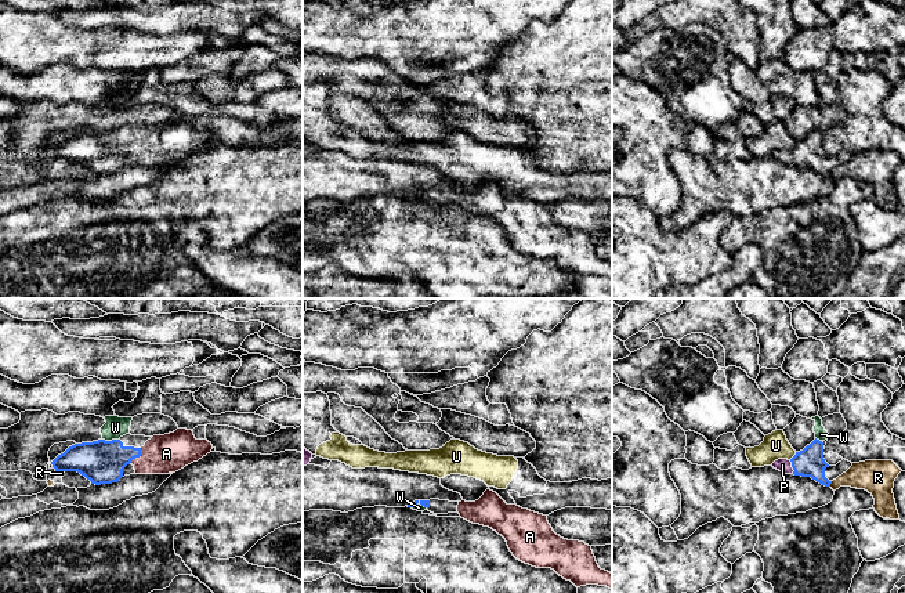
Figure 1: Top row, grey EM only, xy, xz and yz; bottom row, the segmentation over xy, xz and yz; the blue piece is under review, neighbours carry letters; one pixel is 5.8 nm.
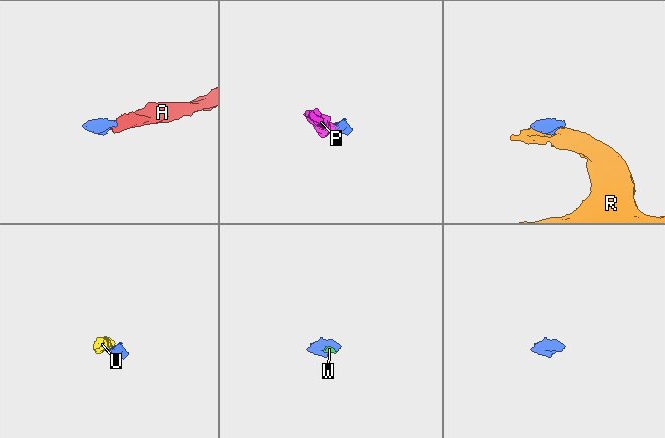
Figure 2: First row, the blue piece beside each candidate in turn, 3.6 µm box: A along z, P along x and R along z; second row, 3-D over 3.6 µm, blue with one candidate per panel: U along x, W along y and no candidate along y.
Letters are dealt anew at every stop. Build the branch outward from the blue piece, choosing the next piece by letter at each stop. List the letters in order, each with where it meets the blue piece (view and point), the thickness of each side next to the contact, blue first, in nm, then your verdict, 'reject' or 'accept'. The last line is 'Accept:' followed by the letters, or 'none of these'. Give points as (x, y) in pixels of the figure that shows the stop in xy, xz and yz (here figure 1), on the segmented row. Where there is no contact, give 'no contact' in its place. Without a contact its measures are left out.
A: meets blue in xy at (138, 456); 260 nm thick on the blue side, 220 nm on the other; accept
P: meets blue in yz at (792, 466); 170 nm thick on the blue side, 80 nm on the other; accept
R: meets blue in yz at (831, 483); 170 nm thick on the blue side, 190 nm on the other; reject
U: meets blue in yz at (793, 456); 170 nm thick on the blue side, 150 nm on the other; reject
W: meets blue in xy at (112, 440); 260 nm thick on the blue side, 130 nm on the other; reject
Accept: A, P

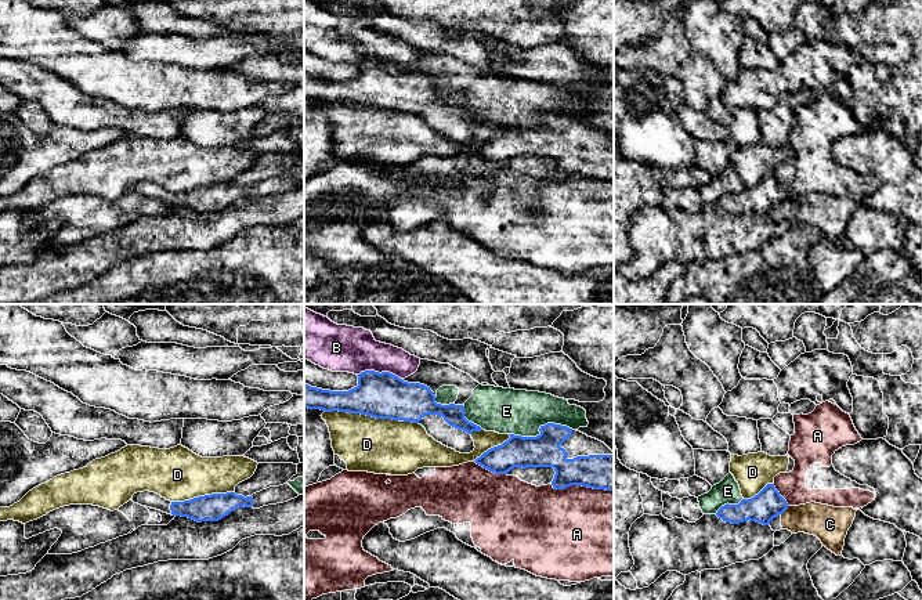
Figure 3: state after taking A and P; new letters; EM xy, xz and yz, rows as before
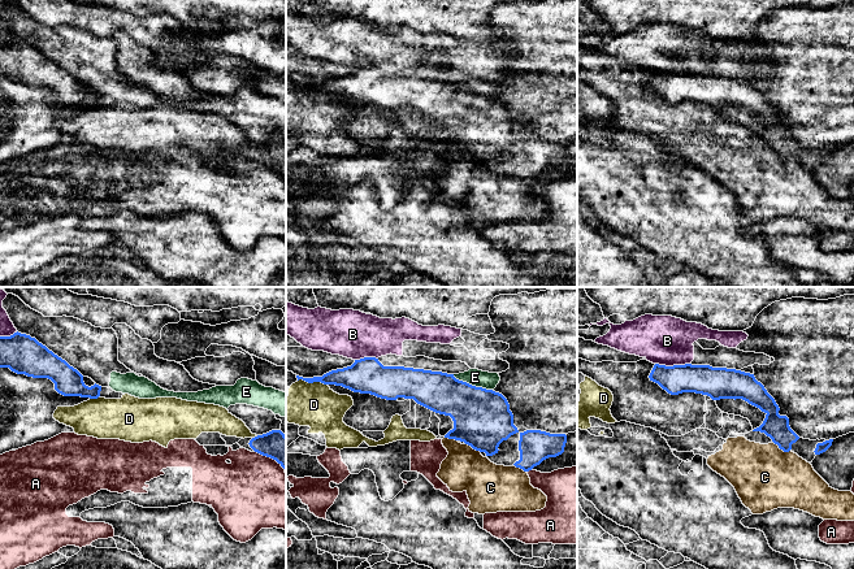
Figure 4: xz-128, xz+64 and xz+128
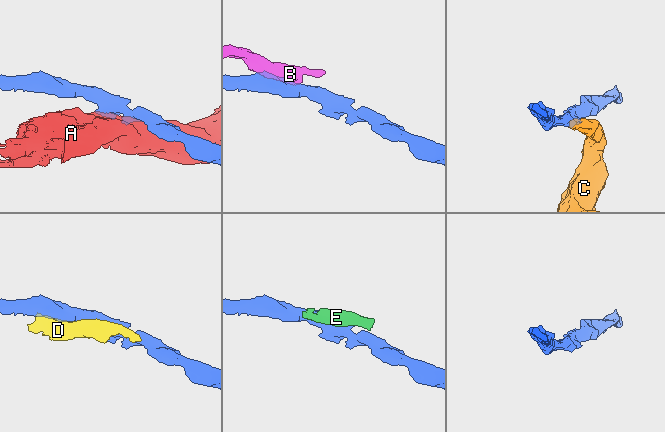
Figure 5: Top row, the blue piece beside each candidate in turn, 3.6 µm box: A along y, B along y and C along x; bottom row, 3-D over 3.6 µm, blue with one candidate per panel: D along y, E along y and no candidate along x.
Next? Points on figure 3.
A: meets blue in xz at (582, 485); 200 nm thick on the blue side, 500 nm on the other; reject
B: meets blue in xz at (378, 372); 280 nm thick on the blue side, 280 nm on the other; reject
C: meets blue in yz at (785, 509); 170 nm thick on the blue side, 200 nm on the other; reject
D: meets blue in xz at (362, 414); 280 nm thick on the blue side, 320 nm on the other; reject
E: meets blue in xz at (539, 430); 190 nm thick on the blue side, 280 nm on the other; reject
Accept: none of these

